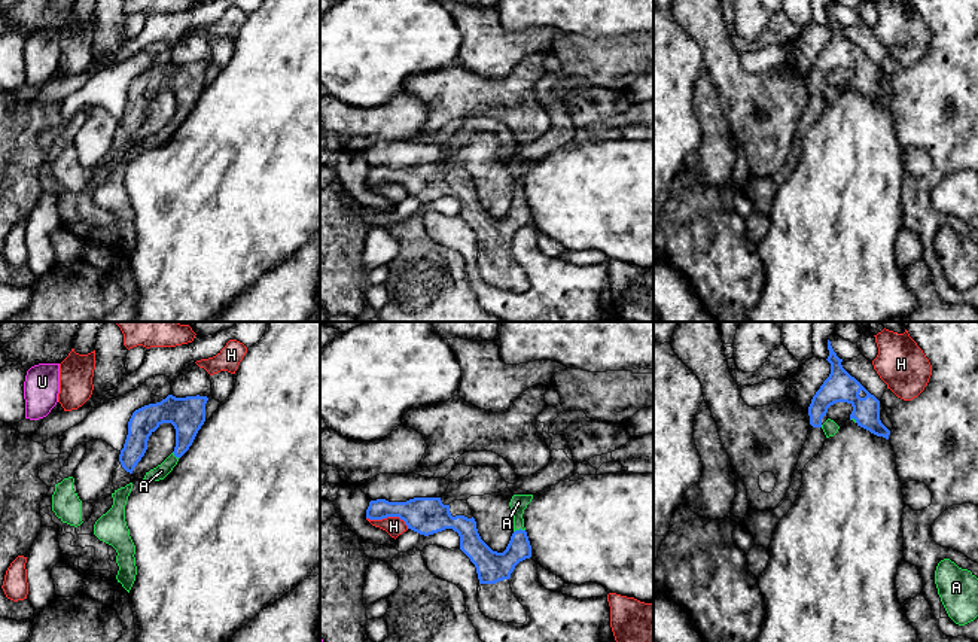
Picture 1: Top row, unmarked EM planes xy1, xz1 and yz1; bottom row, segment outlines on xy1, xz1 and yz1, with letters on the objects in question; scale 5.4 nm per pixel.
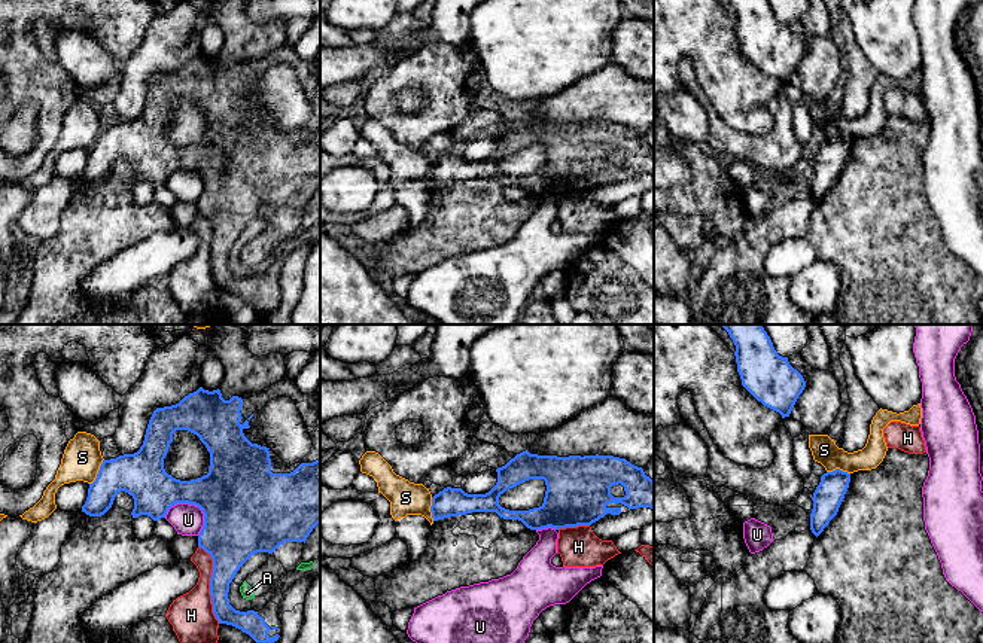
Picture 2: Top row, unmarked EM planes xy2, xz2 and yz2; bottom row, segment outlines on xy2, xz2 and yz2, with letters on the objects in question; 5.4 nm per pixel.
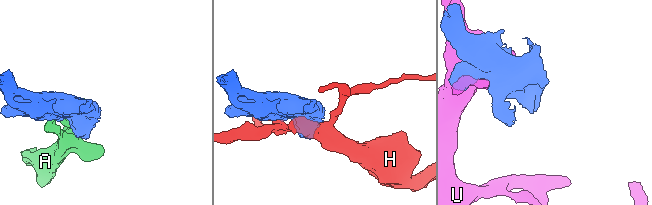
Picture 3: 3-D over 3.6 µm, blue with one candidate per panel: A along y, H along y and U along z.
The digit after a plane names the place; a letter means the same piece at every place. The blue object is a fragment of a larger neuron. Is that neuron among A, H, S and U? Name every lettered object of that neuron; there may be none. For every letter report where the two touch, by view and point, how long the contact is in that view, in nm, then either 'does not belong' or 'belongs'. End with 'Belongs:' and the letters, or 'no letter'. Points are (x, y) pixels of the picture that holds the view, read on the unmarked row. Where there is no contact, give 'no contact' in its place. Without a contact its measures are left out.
A: xz1 (520, 195) | 70 nm | belongs
H: xy2 (210, 250) | 440 nm | does not belong
S: xy2 (99, 139) | 160 nm | does not belong
U: xy2 (188, 170) | 220 nm | does not belong
Belongs: A

